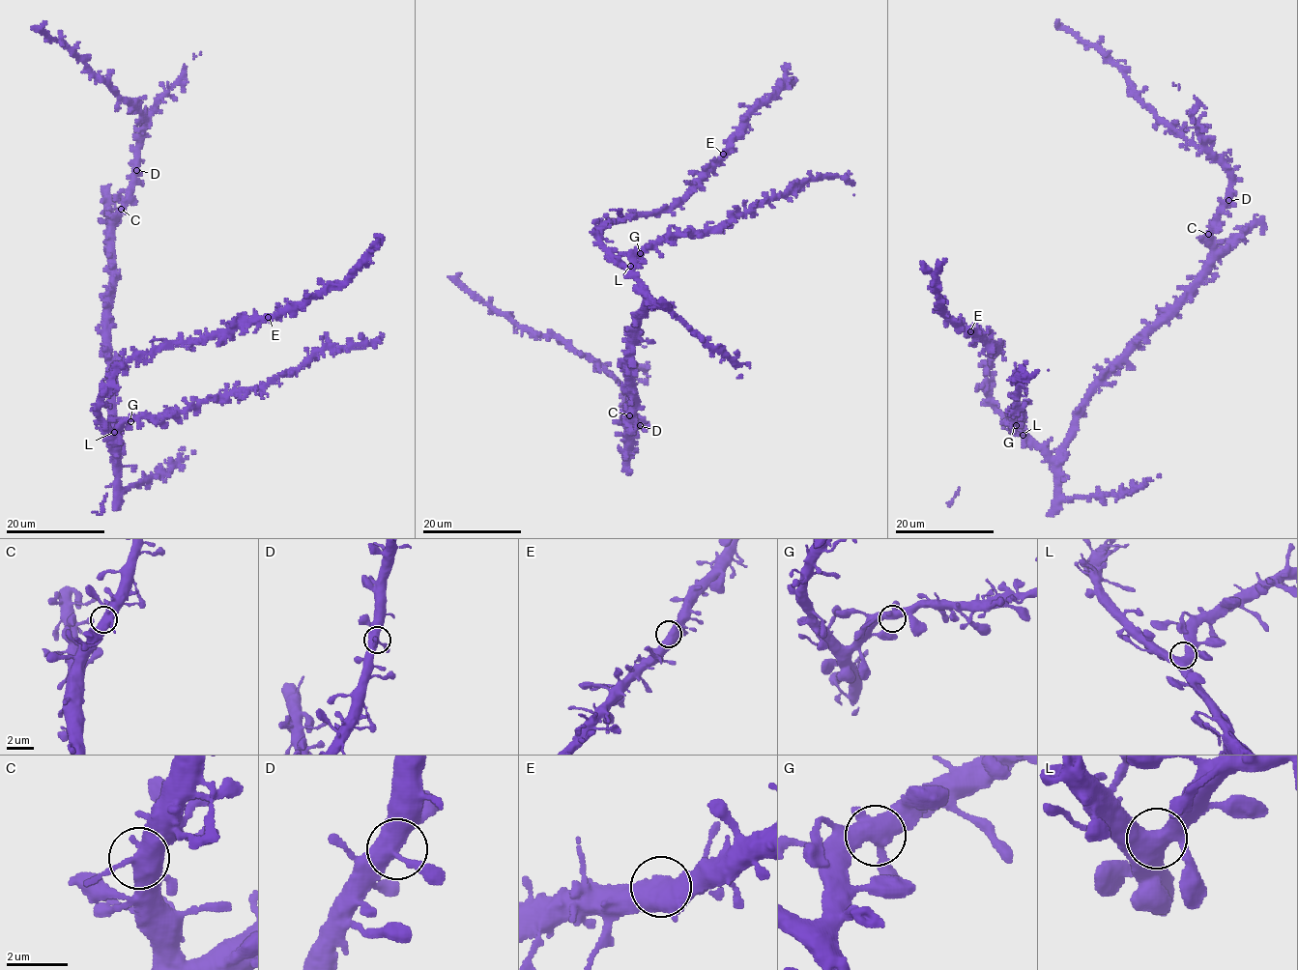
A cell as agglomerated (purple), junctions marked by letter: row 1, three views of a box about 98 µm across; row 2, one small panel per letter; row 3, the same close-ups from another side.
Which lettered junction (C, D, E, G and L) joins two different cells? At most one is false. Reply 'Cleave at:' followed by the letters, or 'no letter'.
Cleave at: no letter

